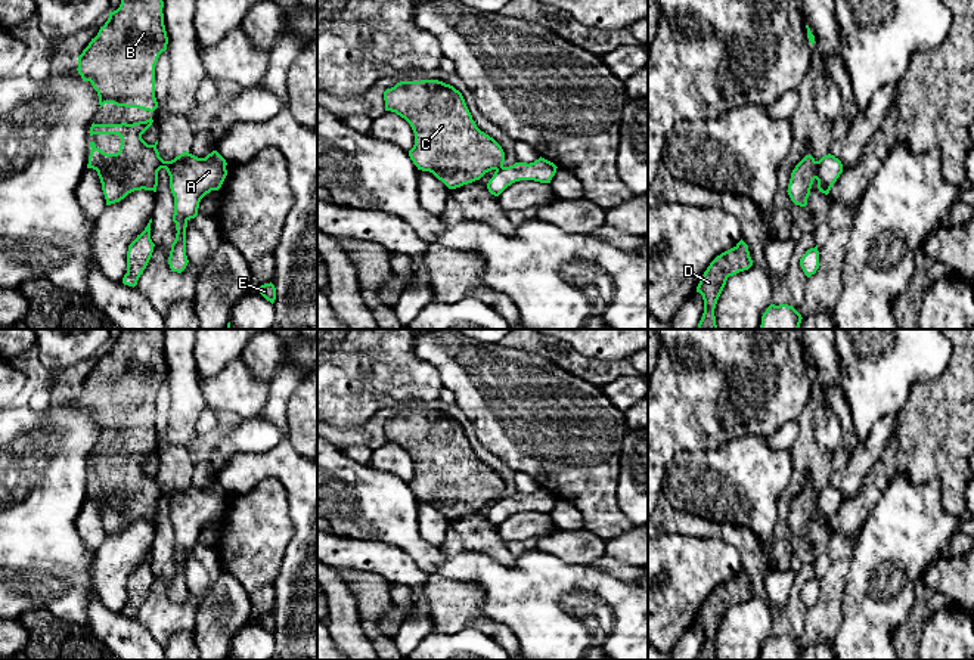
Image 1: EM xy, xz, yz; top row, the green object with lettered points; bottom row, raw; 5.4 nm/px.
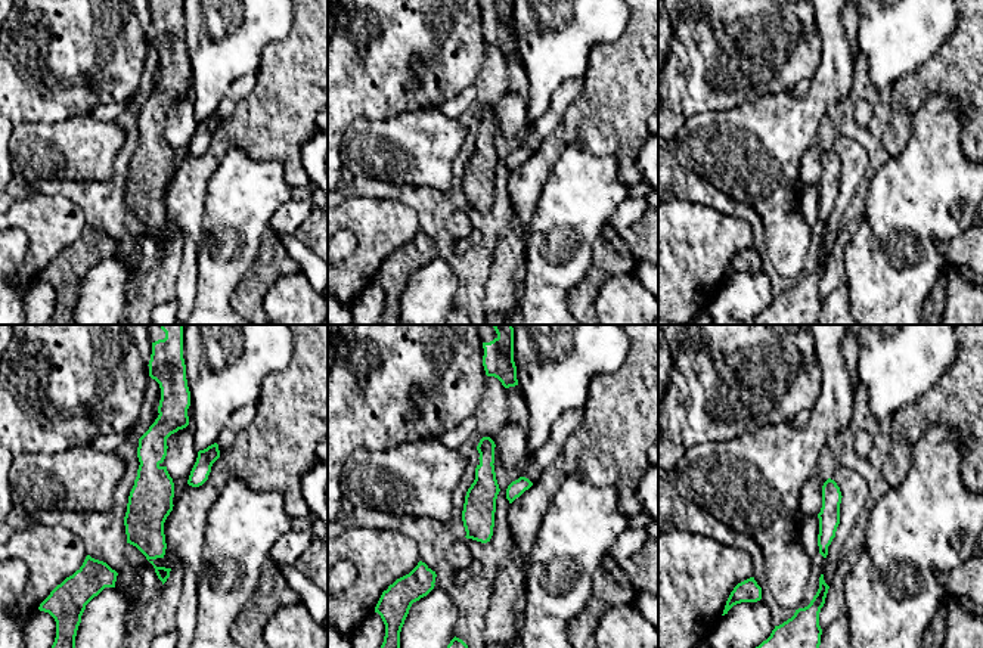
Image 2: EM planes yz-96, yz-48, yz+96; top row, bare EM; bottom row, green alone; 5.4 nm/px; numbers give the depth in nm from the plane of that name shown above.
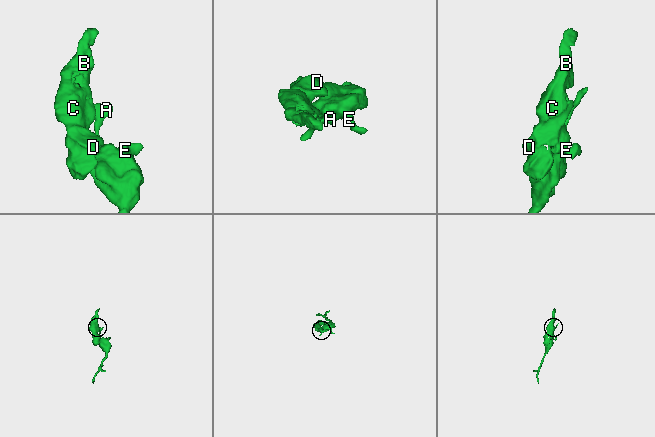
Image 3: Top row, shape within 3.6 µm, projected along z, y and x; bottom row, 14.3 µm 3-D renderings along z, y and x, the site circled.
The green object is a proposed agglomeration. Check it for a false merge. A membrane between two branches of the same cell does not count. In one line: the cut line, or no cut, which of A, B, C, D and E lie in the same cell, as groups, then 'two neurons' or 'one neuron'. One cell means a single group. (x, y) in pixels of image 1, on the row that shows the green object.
cut in yz along (818, 161), (813, 177); A E / B C D; two neurons

